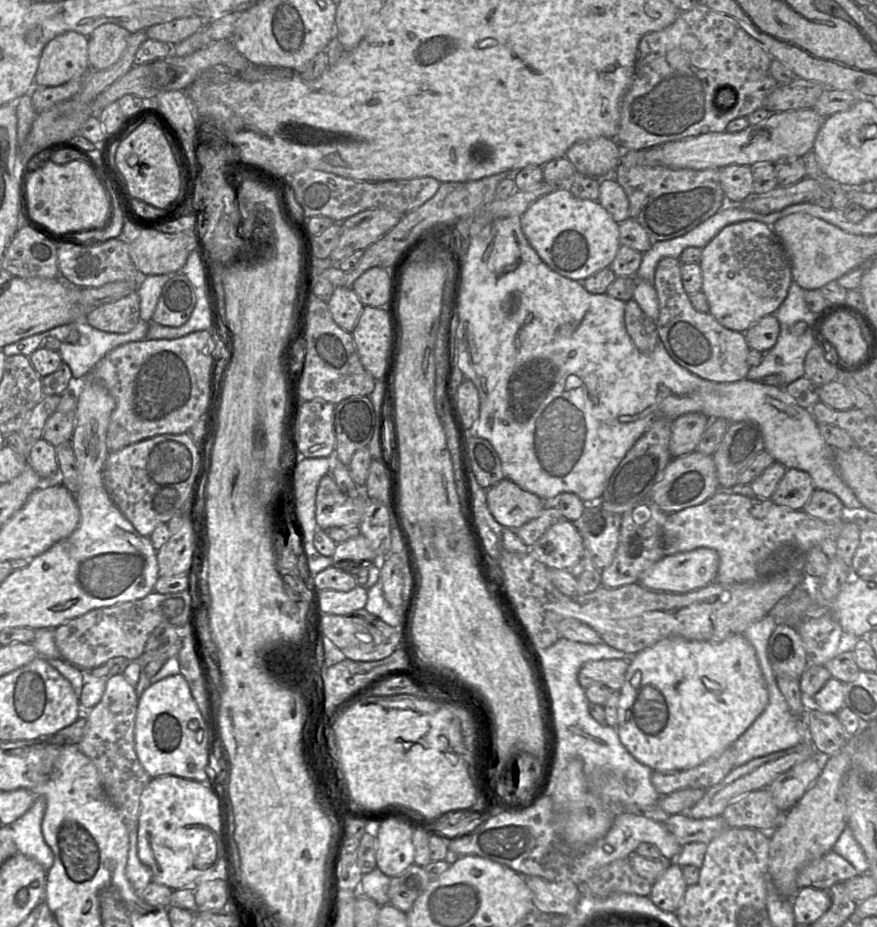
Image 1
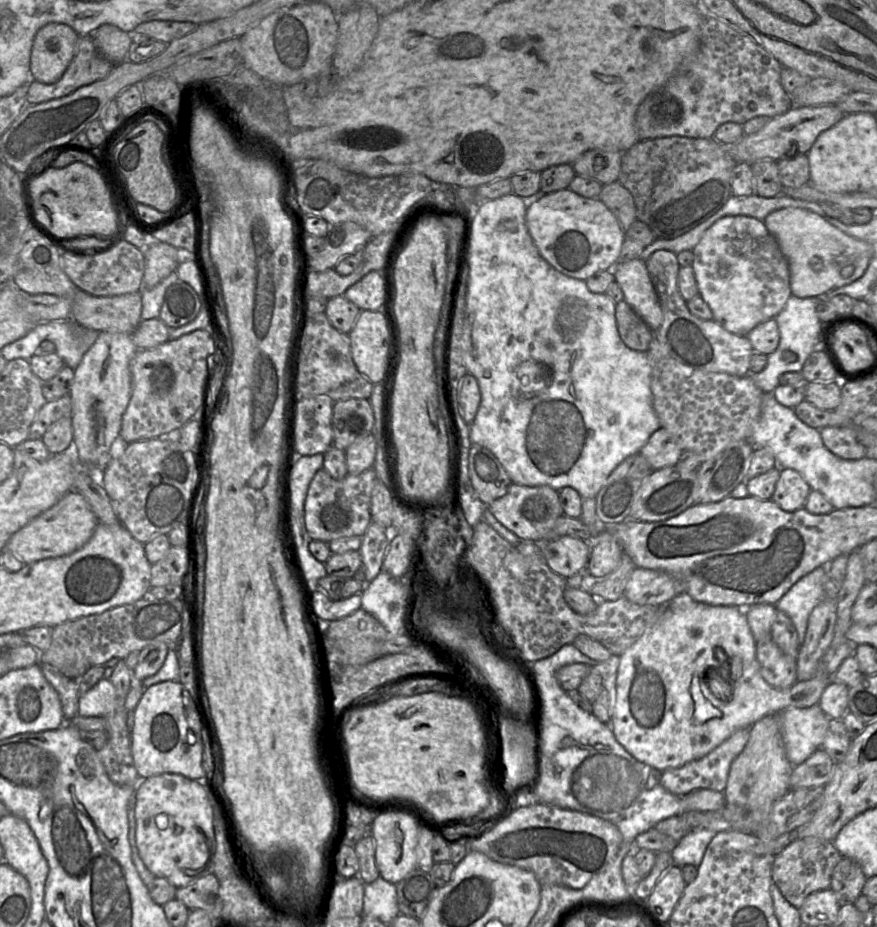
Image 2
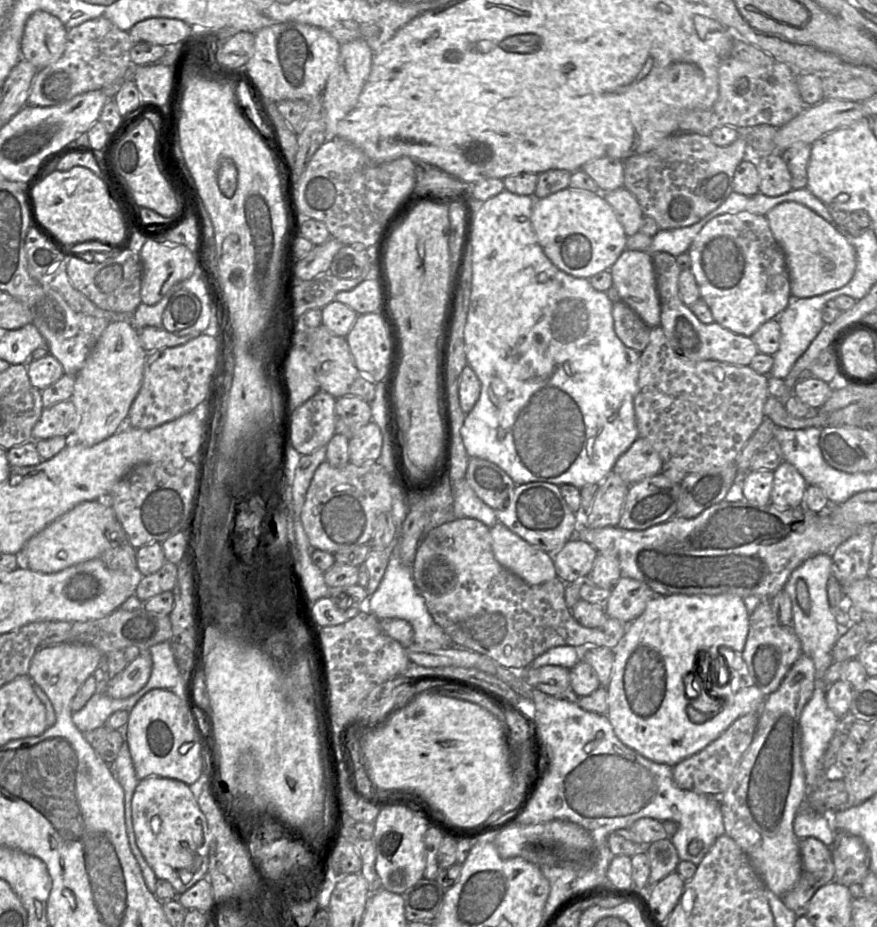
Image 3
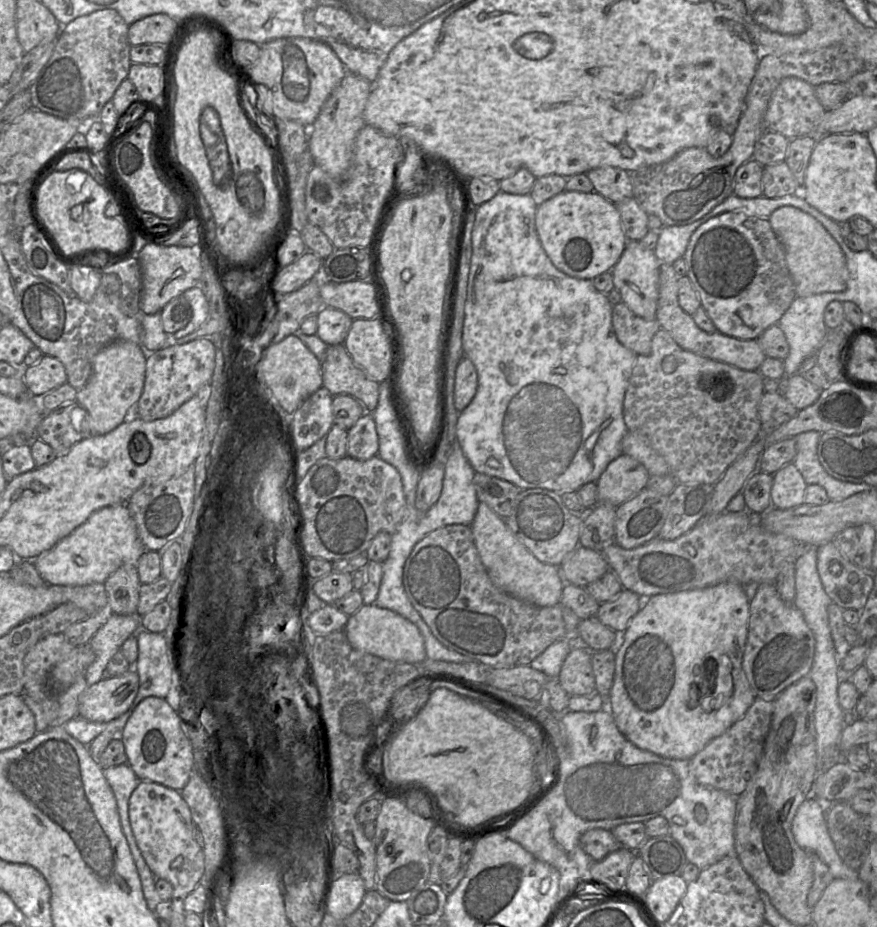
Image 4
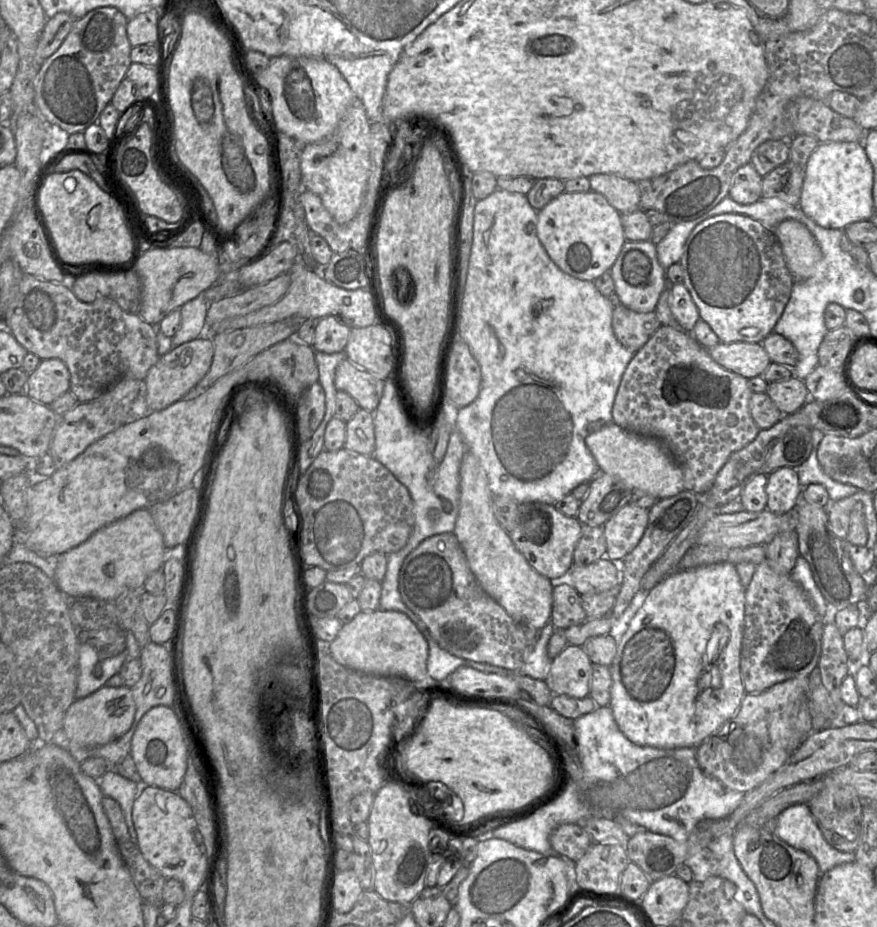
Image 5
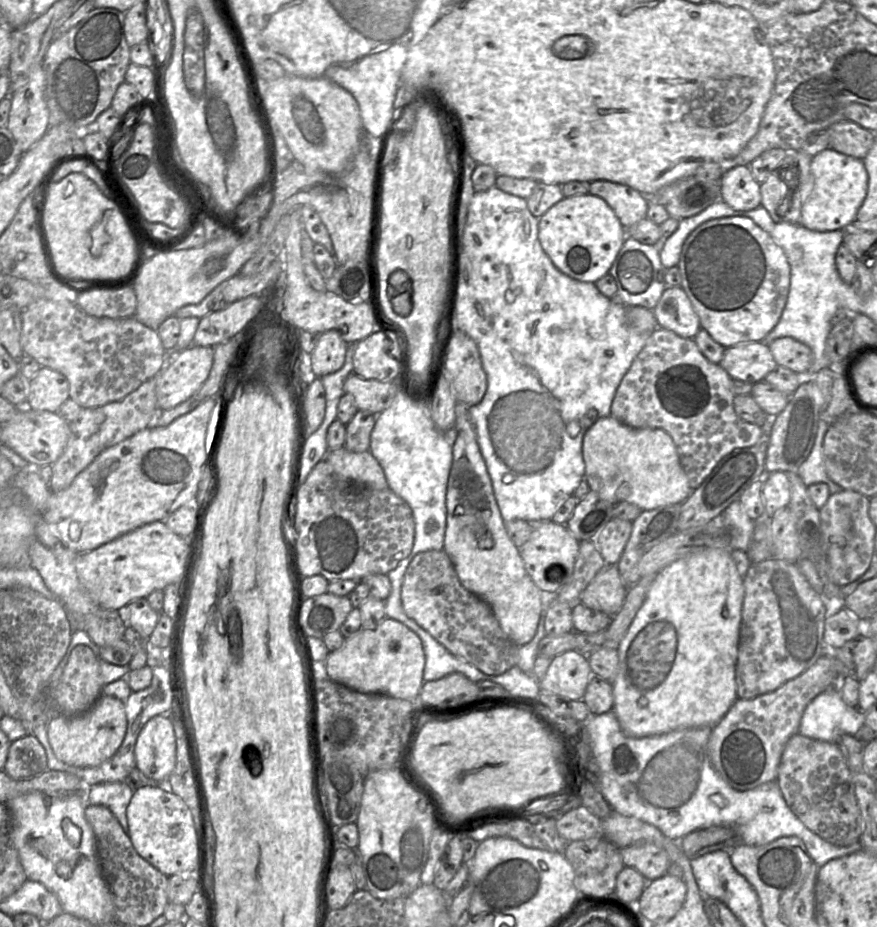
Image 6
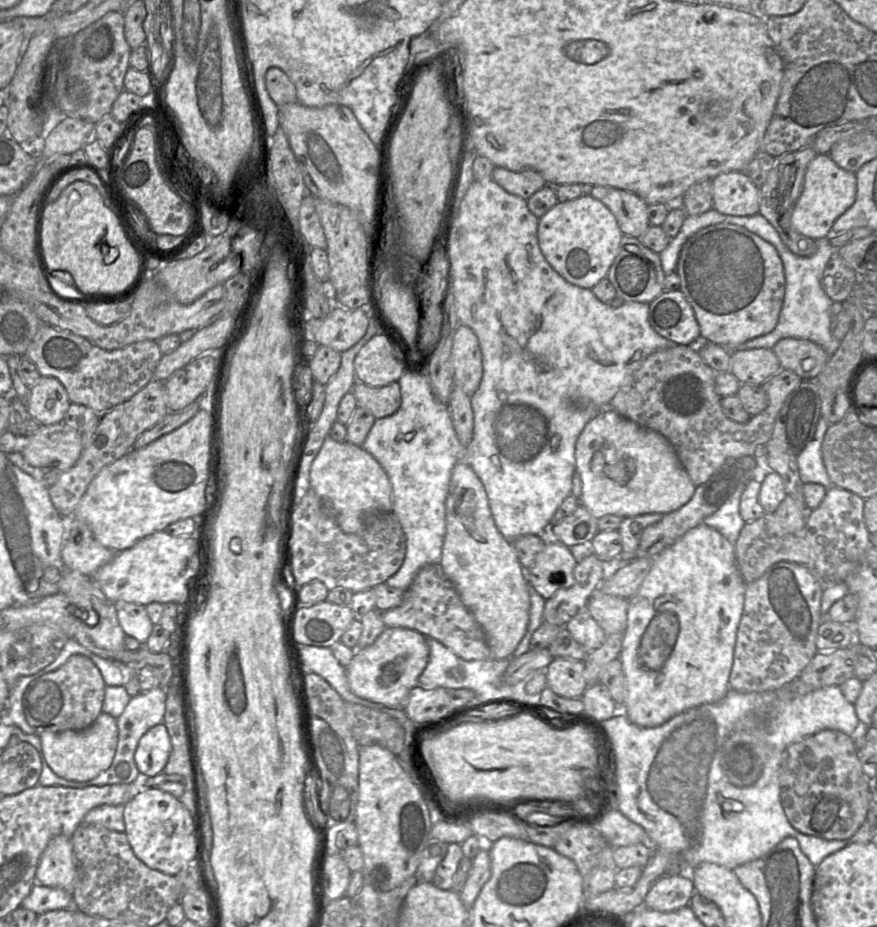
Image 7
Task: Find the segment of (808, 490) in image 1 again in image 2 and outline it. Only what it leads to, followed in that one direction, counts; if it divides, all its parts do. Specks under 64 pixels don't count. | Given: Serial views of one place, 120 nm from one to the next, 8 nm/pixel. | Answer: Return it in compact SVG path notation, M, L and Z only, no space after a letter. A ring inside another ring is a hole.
M781 468L771 500L782 510L793 512L803 508L811 488L802 475L791 468Z

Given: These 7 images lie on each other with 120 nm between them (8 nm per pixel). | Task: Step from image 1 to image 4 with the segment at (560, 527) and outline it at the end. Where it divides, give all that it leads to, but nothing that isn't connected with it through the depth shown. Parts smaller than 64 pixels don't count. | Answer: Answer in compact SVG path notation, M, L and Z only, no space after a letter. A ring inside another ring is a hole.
M577 546L559 566L566 583L586 587L610 570L601 551Z

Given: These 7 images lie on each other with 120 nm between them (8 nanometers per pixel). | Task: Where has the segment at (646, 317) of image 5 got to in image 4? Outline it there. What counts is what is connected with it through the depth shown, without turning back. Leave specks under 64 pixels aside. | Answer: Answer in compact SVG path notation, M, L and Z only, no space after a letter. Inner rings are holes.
M622 301L613 307L612 325L618 341L636 355L650 352L652 339L660 329L656 319L637 316Z

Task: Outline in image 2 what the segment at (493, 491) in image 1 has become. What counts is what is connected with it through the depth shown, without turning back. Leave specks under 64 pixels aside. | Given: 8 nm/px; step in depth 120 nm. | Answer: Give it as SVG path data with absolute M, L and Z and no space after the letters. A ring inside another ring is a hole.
M512 483L507 493L488 505L494 517L520 540L542 543L545 535L553 528L557 519L564 515L559 492L553 488L541 486L522 486Z

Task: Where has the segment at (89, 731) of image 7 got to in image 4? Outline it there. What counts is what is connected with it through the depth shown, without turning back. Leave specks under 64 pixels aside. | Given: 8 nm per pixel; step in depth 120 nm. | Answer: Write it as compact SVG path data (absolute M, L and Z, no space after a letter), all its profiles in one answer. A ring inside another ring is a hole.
M136 671L102 679L88 686L80 695L77 715L93 722L110 722L131 707L138 689Z

